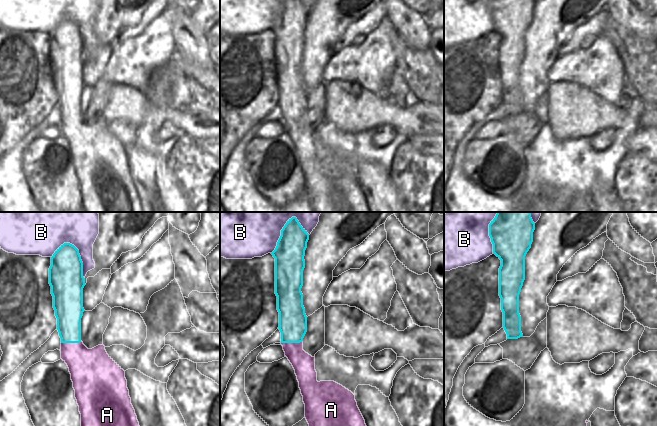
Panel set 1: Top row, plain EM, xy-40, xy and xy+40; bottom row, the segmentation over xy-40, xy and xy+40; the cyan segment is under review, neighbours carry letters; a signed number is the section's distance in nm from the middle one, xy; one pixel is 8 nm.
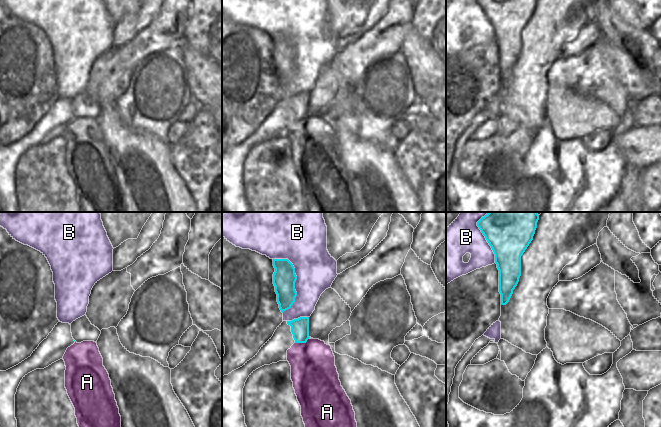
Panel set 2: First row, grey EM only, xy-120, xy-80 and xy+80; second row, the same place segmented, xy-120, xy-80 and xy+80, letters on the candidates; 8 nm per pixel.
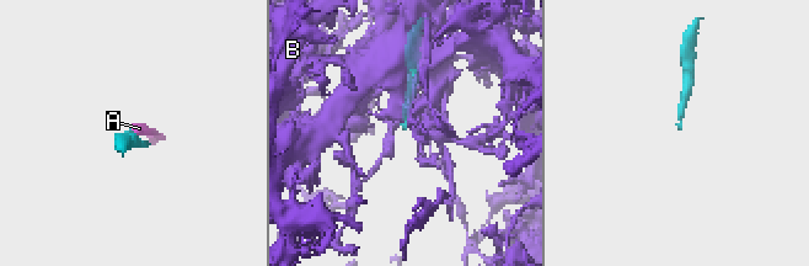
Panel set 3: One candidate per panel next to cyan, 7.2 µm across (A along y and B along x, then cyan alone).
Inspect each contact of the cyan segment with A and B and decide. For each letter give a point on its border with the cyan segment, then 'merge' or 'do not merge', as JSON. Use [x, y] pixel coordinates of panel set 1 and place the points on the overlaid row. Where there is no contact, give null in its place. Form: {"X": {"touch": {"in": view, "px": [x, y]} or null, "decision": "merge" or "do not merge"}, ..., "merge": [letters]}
{"A": {"touch": {"in": "xy", "px": [291, 342]}, "decision": "merge"}, "B": {"touch": {"in": "xy", "px": [281, 234]}, "decision": "do not merge"}, "merge": ["A"]}

